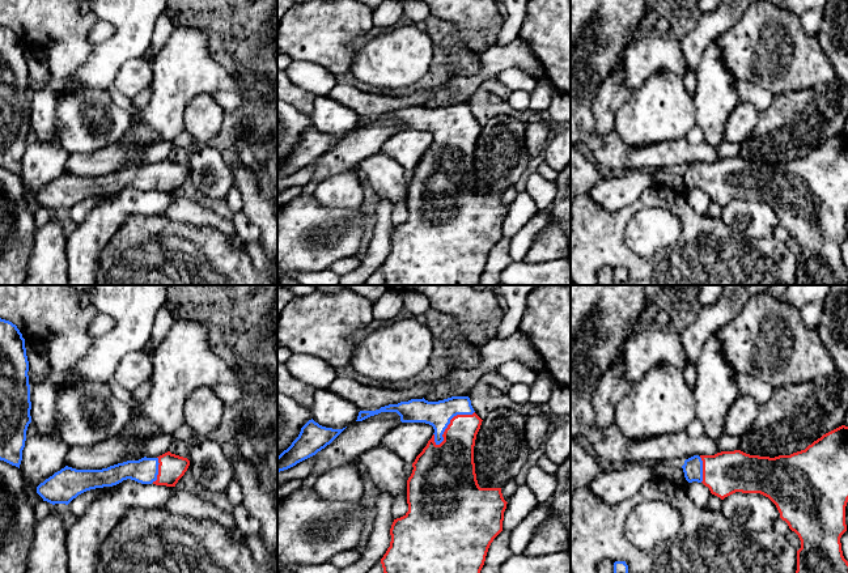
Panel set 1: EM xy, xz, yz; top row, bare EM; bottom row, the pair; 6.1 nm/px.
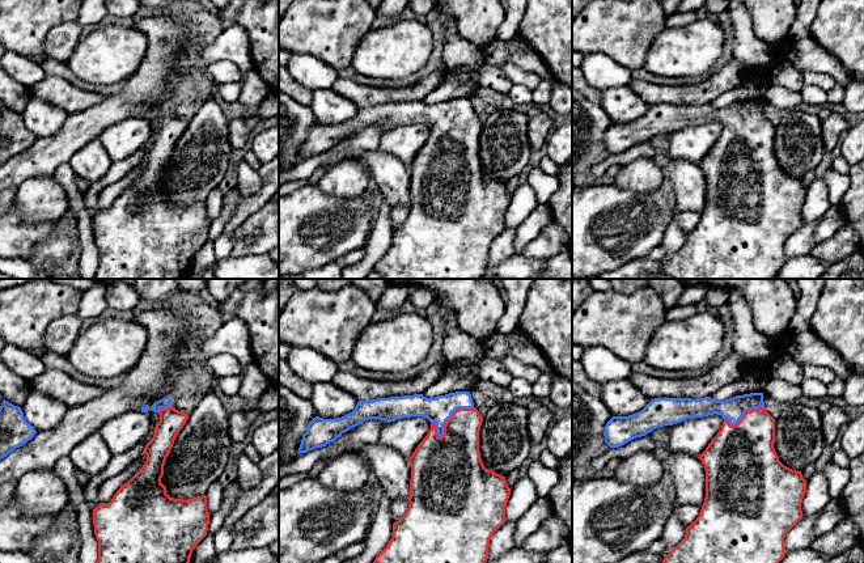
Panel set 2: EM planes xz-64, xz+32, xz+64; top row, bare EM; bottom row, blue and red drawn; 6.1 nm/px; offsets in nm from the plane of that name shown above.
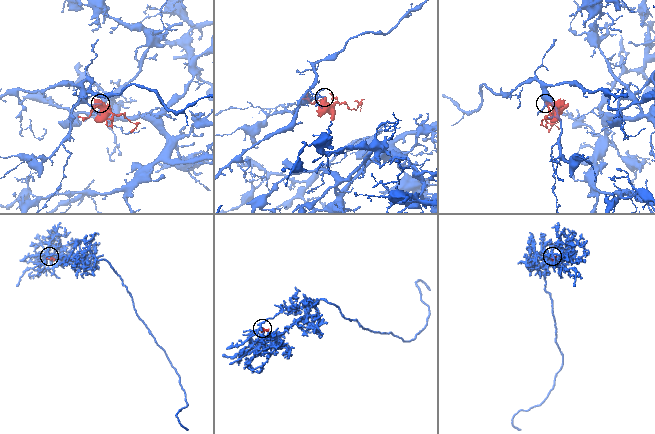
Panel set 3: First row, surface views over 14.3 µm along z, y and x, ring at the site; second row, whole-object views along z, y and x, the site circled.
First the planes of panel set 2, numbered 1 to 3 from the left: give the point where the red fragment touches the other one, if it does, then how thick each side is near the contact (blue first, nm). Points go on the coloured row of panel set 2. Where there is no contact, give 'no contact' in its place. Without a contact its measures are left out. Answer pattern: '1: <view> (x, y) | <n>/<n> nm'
1: xz-64 (164, 407) | 70/150 nm
2: xz+32 (450, 417) | 160/320 nm
3: xz+64 (742, 415) | 140/400 nm

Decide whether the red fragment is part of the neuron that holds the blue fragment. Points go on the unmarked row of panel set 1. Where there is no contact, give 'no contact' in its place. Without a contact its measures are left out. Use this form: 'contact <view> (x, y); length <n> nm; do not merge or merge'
contact xz (449, 130); length 320 nm; merge

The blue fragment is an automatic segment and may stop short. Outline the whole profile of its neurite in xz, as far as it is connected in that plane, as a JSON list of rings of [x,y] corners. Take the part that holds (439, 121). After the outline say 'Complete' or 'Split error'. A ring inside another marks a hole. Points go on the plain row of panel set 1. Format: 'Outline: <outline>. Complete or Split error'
Outline: [[[468,103],[438,109],[411,106],[376,118],[360,118],[356,128],[381,119],[397,119],[402,130],[425,130],[434,140],[412,170],[407,187],[408,218],[394,226],[391,249],[381,266],[385,285],[478,285],[488,255],[503,238],[506,208],[501,195],[480,195],[476,187],[474,153],[482,126]]]. Split error

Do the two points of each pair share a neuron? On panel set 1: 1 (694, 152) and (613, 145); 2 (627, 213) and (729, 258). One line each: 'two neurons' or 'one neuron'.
1: one neuron
2: one neuron

